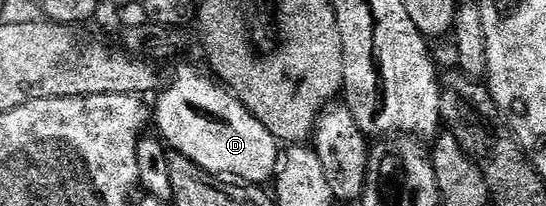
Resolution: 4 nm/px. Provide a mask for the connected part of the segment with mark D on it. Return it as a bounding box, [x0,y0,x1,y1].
[155,68,279,185]

